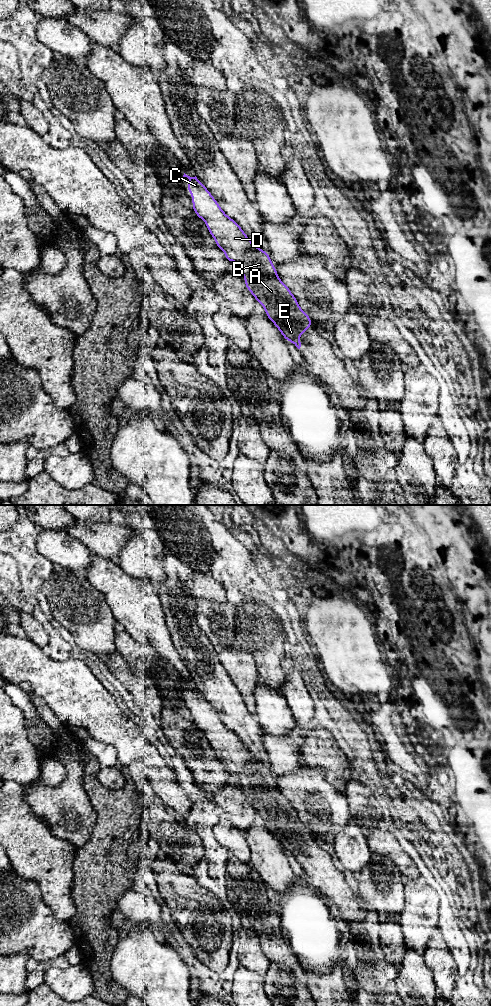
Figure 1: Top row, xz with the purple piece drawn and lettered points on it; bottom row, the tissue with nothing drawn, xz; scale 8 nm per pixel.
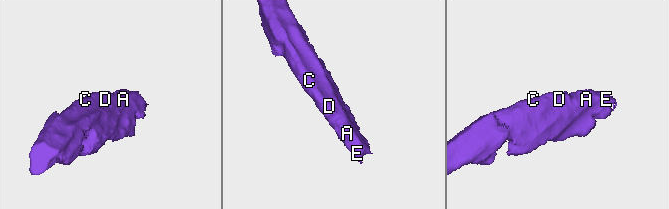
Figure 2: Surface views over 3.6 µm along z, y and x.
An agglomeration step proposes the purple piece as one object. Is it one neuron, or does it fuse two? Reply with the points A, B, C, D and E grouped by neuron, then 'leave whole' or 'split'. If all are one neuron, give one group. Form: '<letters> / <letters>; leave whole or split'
A B C D E; leave whole

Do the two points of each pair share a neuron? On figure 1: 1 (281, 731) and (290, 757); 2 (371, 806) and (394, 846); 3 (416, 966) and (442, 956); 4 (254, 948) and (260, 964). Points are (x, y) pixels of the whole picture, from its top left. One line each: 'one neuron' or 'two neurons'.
1: two neurons
2: one neuron
3: two neurons
4: one neuron

